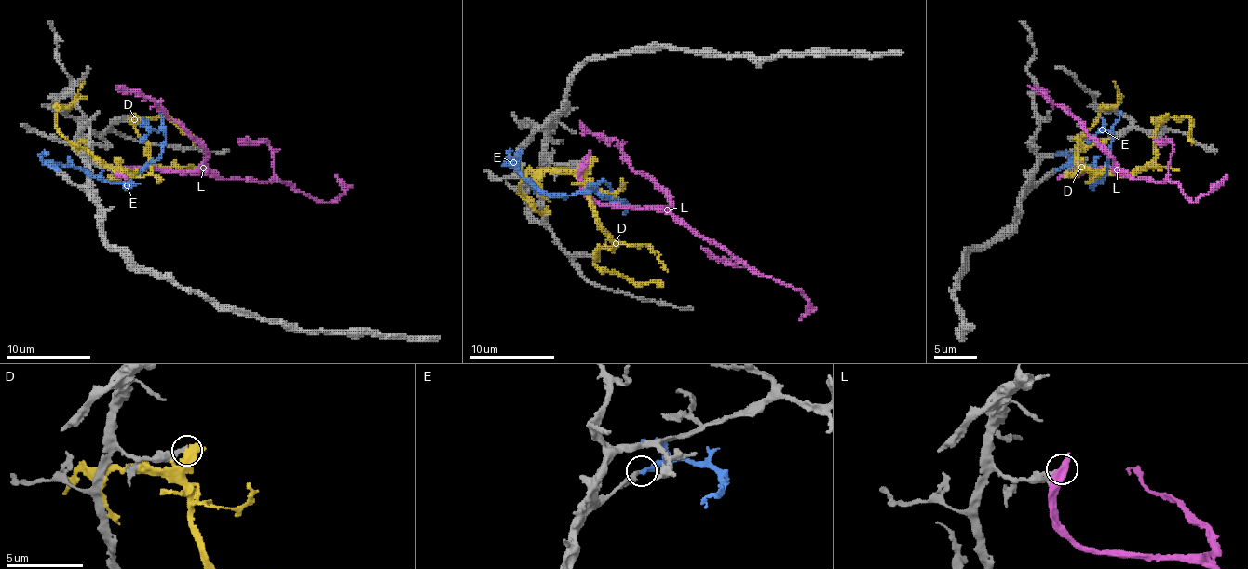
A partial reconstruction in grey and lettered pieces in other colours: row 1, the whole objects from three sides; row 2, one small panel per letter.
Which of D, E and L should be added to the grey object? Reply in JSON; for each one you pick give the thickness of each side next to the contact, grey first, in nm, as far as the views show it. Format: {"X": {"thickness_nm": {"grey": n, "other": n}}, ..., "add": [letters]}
{"E": {"thickness_nm": {"grey": 320, "other": 380}}, "add": ["E"]}

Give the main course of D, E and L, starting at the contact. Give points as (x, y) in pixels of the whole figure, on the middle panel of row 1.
D: (587, 161), (589, 206), (612, 246), (602, 248), (595, 254), (595, 263), (640, 284), (657, 284)
E: (519, 150), (521, 174), (539, 188), (554, 195), (602, 193), (629, 203), (617, 195), (605, 180)
L: (587, 159), (582, 186), (597, 201), (671, 212), (761, 276), (793, 287), (807, 302), (807, 312), (799, 320)

